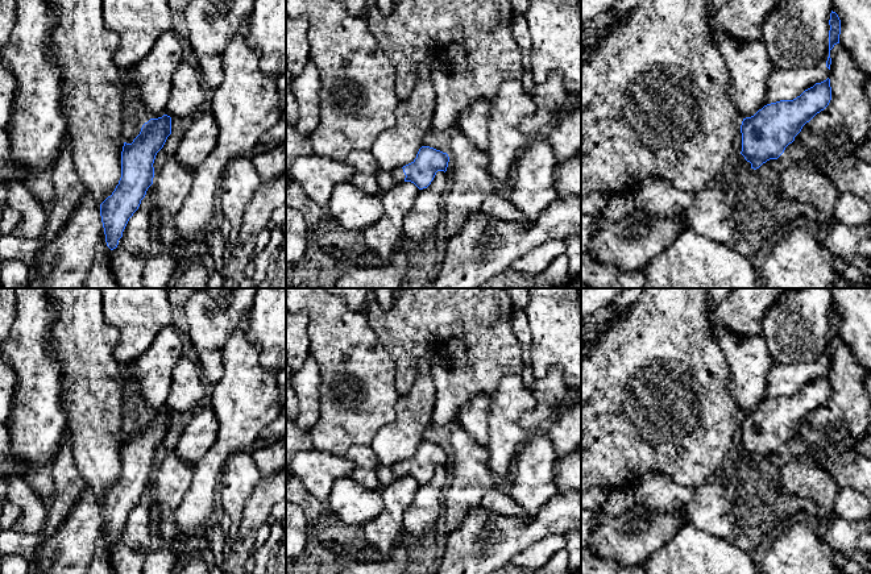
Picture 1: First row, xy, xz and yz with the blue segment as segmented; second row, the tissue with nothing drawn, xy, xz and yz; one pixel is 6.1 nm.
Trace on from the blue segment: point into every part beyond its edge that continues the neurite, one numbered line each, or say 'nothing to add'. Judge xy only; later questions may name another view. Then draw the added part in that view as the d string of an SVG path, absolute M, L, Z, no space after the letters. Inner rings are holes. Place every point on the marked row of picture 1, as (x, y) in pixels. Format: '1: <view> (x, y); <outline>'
1: xy (71, 253); M86 192L57 237L46 242L38 263L29 269L29 288L84 288L101 230L100 205Z

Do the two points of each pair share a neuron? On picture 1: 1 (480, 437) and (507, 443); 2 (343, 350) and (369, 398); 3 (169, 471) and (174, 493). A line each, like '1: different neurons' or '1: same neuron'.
1: different neurons
2: same neuron
3: same neuron

